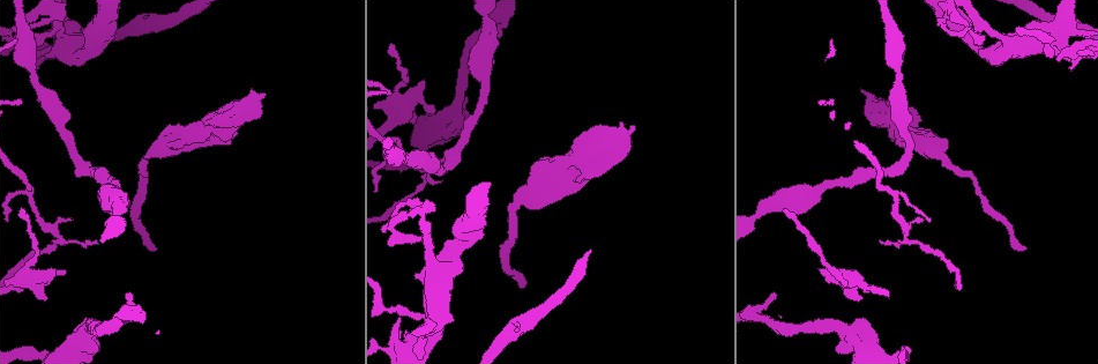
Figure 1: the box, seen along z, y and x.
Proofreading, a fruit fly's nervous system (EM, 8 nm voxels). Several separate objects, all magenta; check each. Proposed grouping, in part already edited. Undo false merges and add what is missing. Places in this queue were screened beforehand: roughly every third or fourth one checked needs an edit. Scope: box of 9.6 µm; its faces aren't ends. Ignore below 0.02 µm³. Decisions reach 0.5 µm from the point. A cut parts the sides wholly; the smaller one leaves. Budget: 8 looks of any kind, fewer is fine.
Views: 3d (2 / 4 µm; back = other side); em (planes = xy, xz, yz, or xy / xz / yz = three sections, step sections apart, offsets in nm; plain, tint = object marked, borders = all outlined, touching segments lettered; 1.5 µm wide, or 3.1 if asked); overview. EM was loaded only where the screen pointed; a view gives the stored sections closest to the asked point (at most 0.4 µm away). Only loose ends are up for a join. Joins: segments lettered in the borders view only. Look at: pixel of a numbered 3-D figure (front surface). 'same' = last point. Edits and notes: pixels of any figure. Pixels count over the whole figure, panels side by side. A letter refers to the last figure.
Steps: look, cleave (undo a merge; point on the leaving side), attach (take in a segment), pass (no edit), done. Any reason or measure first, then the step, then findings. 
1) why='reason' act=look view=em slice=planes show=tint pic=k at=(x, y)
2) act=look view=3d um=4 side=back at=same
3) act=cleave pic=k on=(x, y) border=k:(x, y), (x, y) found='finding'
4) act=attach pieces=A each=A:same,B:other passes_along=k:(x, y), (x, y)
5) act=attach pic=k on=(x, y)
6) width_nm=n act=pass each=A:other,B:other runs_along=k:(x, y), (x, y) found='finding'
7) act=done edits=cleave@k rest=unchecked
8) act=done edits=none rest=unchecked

act=look view=em slice=planes show=borders pic=1 at=(785, 211)

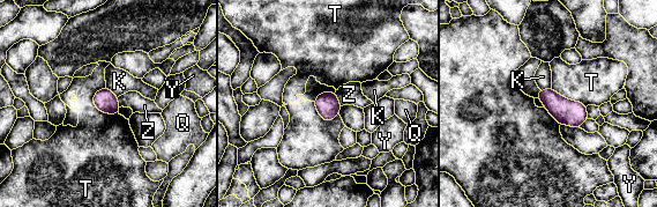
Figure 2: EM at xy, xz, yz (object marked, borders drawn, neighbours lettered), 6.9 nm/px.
longest_contact=T:280nm act=pass each=K:other,Q:other,T:other,Y:other,Z:other border=2:(551, 88), (585, 106) found='no lettered segment goes on from it'

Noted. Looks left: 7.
why='stops while still wide' act=look view=em slice=xz step=4 show=borders pic=1 at=(423, 81)

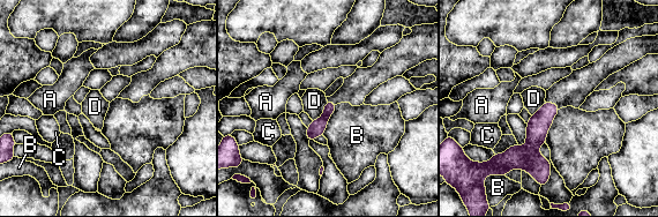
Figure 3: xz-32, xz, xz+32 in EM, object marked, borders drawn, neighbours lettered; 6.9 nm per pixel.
why='another direction' act=look view=em slice=planes show=borders at=same

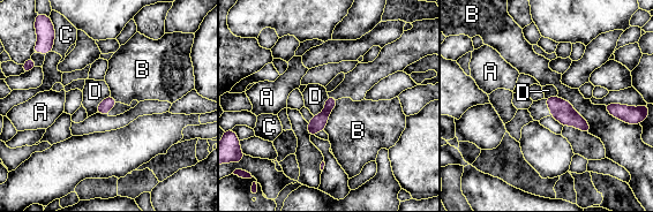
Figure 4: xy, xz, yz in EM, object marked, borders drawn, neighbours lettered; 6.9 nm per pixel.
act=pass each=A:other,B:other,C:other,D:other found='none of them fits'

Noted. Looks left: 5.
why='branch stops here' act=look view=em slice=planes show=borders pic=1 at=(773, 293)

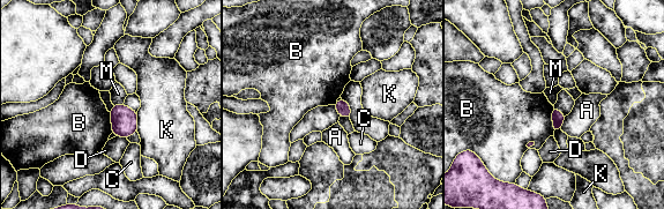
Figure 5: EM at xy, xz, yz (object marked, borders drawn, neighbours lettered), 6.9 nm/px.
act=pass each=A:other,B:other,C:other,D:other,K:other,M:other border=5:(552, 106), (553, 133) found='none of them fits'

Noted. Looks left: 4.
why='sharp bend' act=look view=3d um=2 pic=1 at=(384, 308)

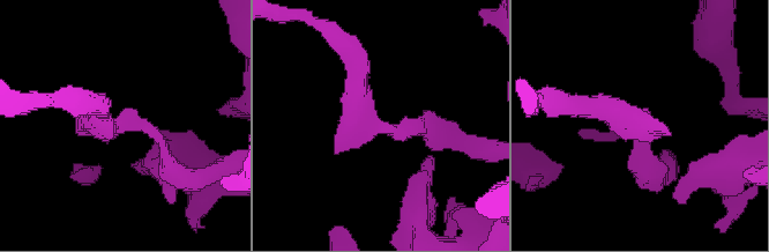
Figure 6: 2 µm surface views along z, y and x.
arm_widths_nm=180,180 why='need the tissue' act=look view=em slice=yz step=4 show=tint pic=6 at=(643, 123)

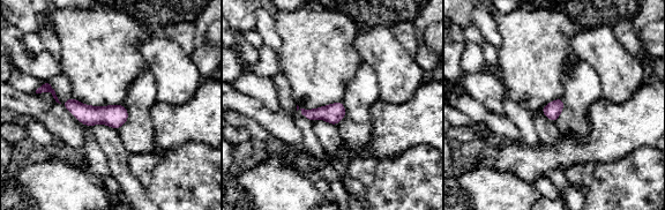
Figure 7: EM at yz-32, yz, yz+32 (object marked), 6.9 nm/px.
why='cut it another way' act=look view=em slice=planes show=borders at=same

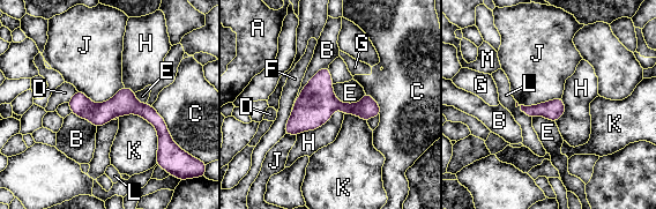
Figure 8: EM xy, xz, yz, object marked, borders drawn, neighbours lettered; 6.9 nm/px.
width_nm=140 longest_contact=K:420nm act=pass each=A:other,B:other,C:other,D:other,E:other,F:other,G:other,H:other,J:other,K:other,L:other,M:other found='continuous, no second neuron'

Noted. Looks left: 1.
act=done edits=none rest=unchecked

